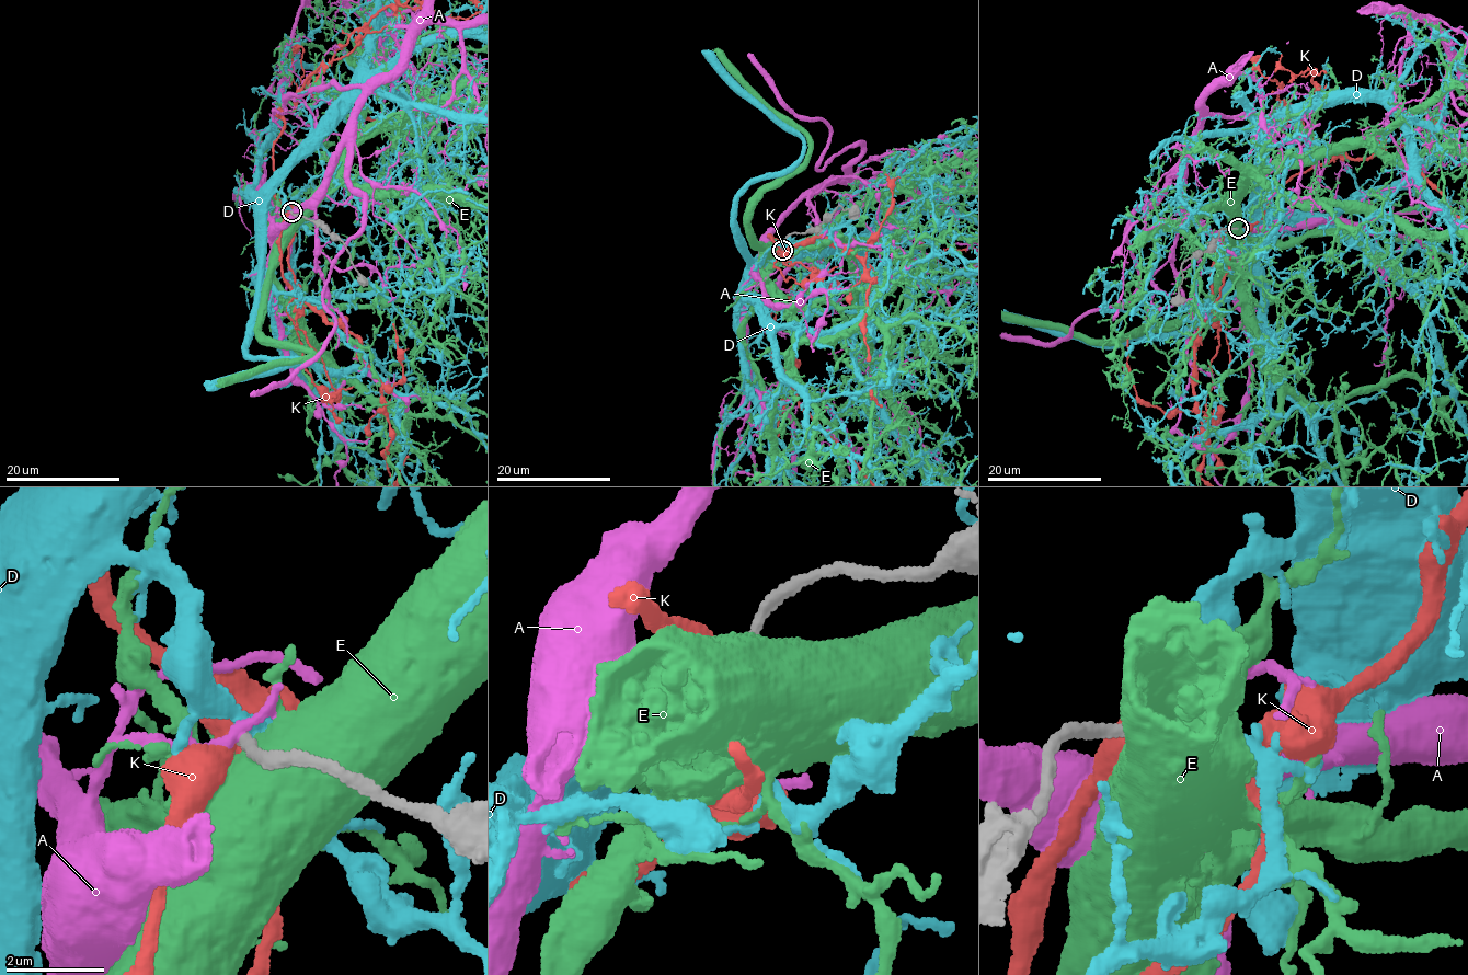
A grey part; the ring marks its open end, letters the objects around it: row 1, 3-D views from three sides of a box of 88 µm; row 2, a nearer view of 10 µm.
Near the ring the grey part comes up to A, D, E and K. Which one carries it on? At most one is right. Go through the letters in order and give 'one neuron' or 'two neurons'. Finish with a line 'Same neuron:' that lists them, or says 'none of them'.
A: two neurons
D: two neurons
E: two neurons
K: two neurons
Same neuron: none of them

